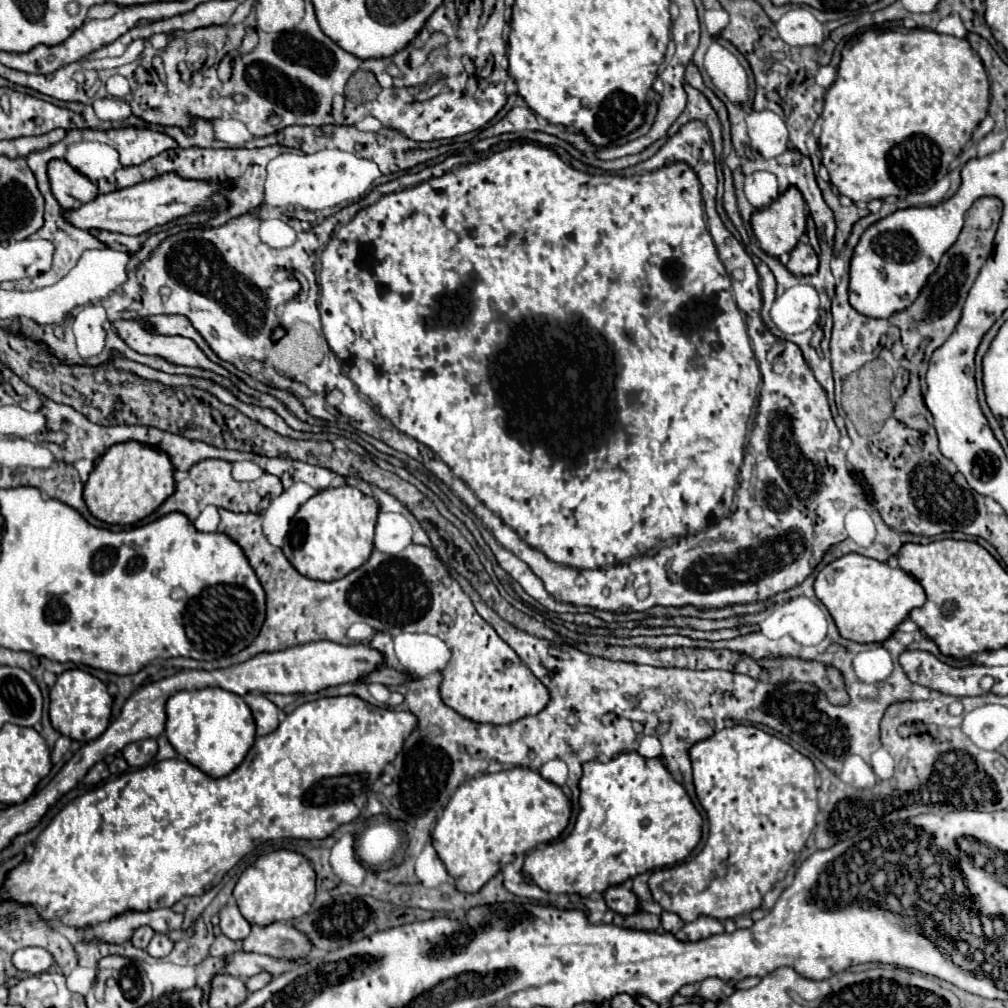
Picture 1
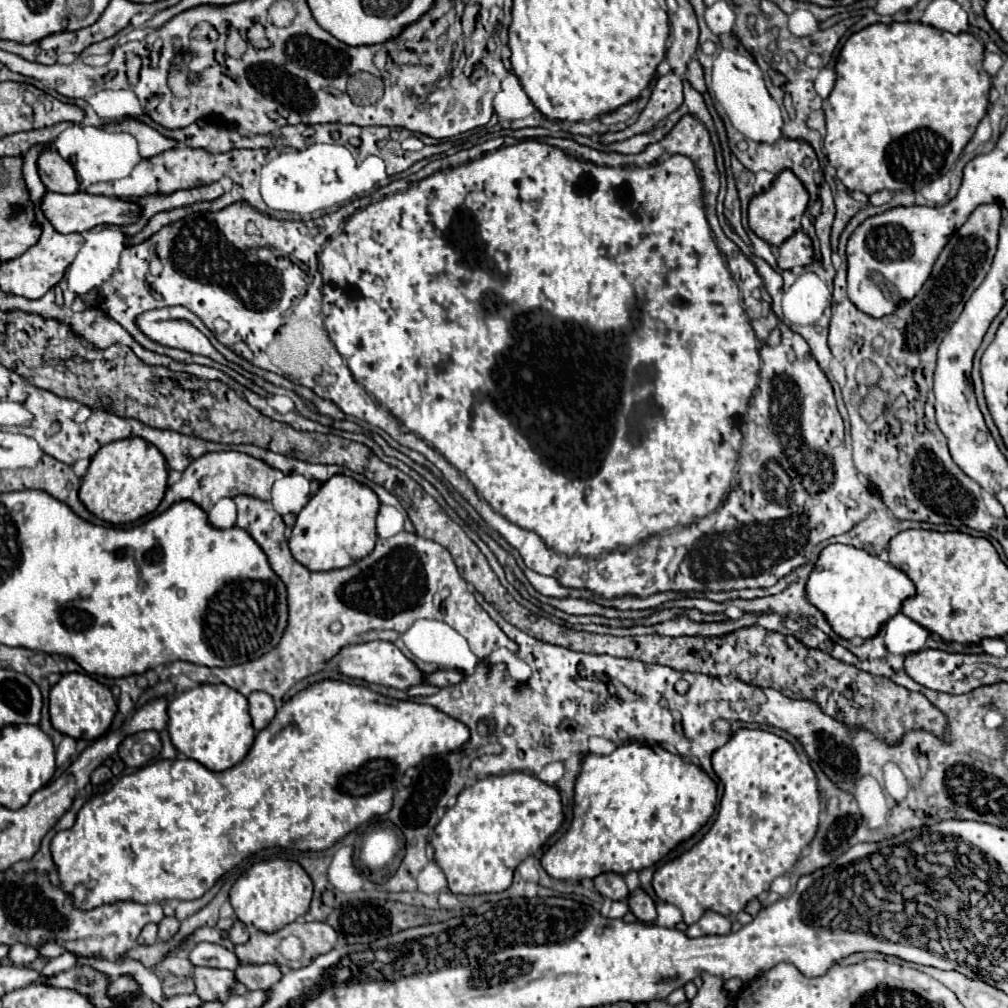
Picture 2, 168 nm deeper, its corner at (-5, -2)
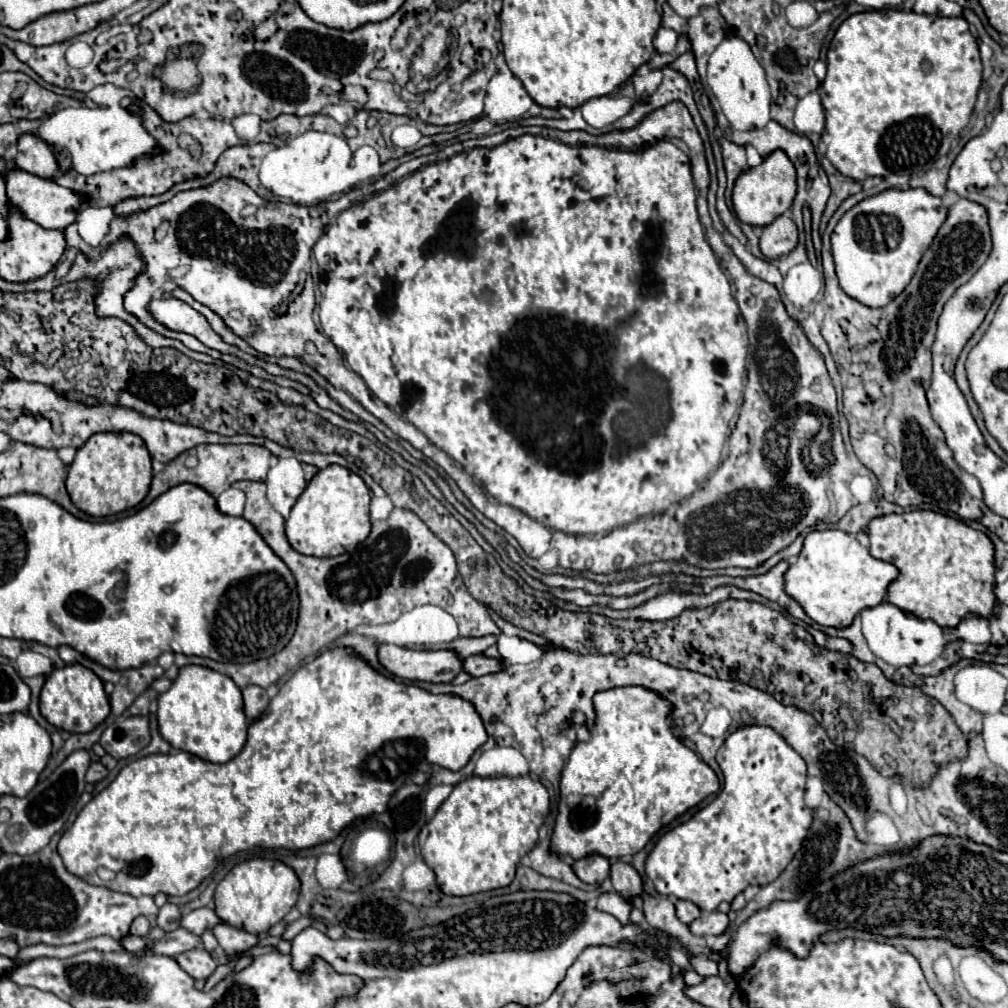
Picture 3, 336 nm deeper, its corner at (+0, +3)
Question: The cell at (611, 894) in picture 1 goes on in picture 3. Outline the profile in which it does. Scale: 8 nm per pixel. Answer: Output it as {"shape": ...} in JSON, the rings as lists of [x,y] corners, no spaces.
{"shape":[[[584,857],[574,863],[574,873],[588,885],[600,885],[610,877],[610,861],[606,857]]]}

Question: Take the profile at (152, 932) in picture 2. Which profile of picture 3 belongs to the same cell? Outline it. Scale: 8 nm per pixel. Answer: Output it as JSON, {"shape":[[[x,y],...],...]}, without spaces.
{"shape":[[[136,917],[134,923],[132,923],[132,927],[130,927],[130,935],[140,935],[140,937],[144,937],[144,935],[148,935],[148,931],[150,931],[150,921],[148,921],[148,917]]]}

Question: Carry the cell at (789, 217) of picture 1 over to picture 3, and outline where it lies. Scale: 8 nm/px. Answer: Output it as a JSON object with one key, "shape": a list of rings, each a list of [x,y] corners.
{"shape":[[[774,151],[768,155],[760,167],[752,167],[740,175],[734,183],[732,191],[732,203],[736,217],[742,223],[748,223],[752,227],[768,227],[774,219],[784,215],[796,197],[796,169],[792,167],[792,161],[784,155],[784,151]]]}

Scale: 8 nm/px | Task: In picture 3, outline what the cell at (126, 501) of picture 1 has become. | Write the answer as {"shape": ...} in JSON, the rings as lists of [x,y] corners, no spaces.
{"shape":[[[98,433],[78,449],[68,467],[66,489],[70,499],[92,517],[108,517],[136,507],[148,495],[152,459],[146,443],[134,433]]]}

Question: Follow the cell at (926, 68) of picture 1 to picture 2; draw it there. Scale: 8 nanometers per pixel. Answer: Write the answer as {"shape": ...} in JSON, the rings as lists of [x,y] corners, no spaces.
{"shape":[[[891,22],[891,24],[871,24],[855,34],[849,36],[849,40],[843,44],[839,52],[839,62],[835,64],[837,80],[829,94],[829,98],[823,100],[823,112],[827,120],[827,134],[825,134],[825,152],[829,158],[829,164],[837,170],[837,178],[851,190],[851,192],[863,192],[871,196],[879,190],[915,190],[919,192],[927,182],[943,176],[949,172],[965,144],[971,140],[979,120],[985,116],[989,106],[989,88],[991,88],[991,76],[983,70],[983,44],[969,32],[951,34],[945,30],[937,30],[933,26],[925,26],[921,22]]]}

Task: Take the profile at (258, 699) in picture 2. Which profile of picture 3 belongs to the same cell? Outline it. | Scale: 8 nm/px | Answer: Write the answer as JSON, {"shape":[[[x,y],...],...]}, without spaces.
{"shape":[[[250,685],[250,687],[242,689],[242,695],[244,695],[244,711],[246,711],[248,721],[260,717],[268,709],[270,697],[266,695],[266,691],[262,687]]]}

